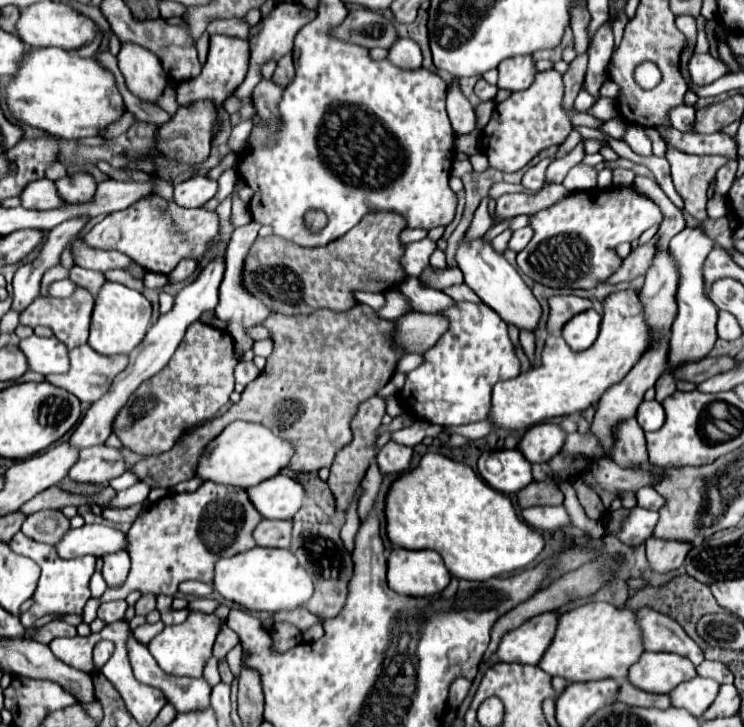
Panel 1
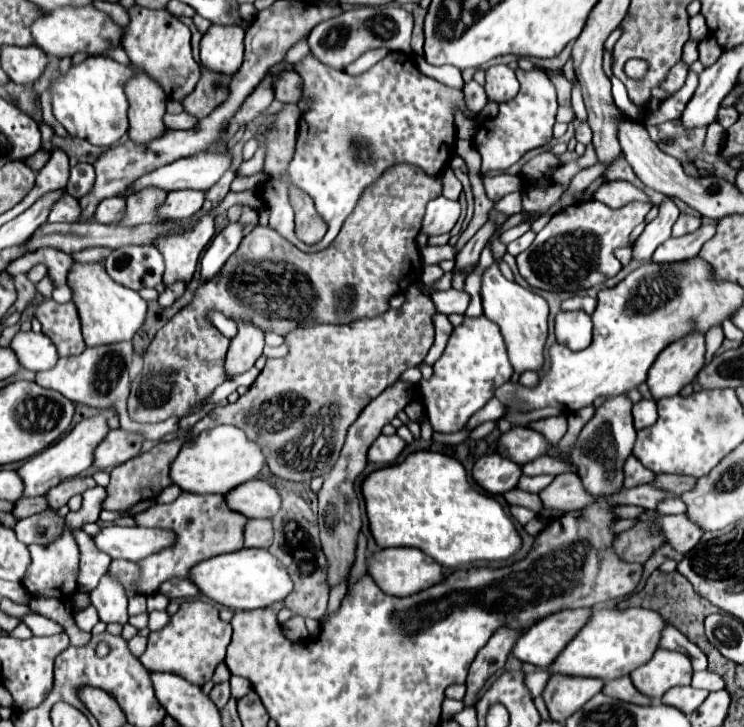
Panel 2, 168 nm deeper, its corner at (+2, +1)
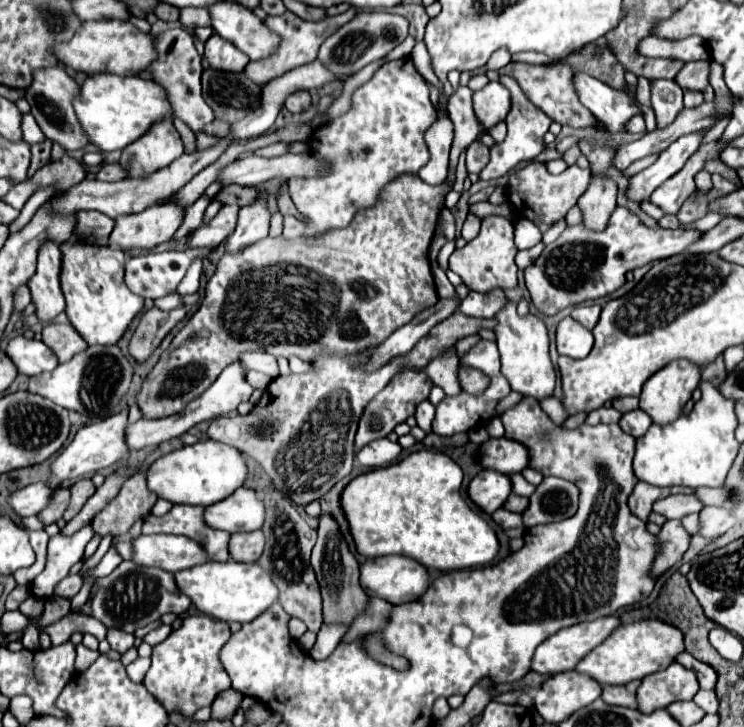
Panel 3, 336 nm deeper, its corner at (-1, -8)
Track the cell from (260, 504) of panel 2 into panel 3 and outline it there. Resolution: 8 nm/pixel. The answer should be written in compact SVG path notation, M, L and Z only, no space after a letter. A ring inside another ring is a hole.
M243 486L235 490L235 494L229 494L223 502L207 506L203 514L207 526L215 530L227 530L229 534L259 530L263 526L263 518L265 518L263 502L257 498L255 490Z

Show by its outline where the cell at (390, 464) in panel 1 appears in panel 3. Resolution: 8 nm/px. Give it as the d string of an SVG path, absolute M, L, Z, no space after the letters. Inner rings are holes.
M379 438L379 440L373 440L371 444L363 446L355 458L367 466L367 468L383 468L383 466L389 466L397 460L401 452L401 446L397 442L391 442L389 438Z

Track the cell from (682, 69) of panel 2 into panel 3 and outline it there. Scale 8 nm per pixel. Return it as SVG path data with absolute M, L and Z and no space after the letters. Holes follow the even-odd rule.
M655 80L651 86L651 102L657 116L657 128L669 126L679 110L683 110L683 90L673 80Z

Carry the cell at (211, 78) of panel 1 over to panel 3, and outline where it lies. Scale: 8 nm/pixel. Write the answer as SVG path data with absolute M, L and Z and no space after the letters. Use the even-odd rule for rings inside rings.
M213 34L205 42L205 58L209 60L211 68L225 72L243 72L249 64L249 58L219 34Z

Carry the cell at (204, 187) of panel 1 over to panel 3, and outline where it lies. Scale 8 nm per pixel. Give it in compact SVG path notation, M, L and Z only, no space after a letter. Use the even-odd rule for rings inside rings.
M157 204L139 214L119 216L115 222L115 230L109 236L113 248L121 248L123 252L153 250L171 240L183 222L183 210L173 204Z

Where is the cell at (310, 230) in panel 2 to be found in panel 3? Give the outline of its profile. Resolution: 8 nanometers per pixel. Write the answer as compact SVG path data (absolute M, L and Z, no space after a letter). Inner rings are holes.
M283 186L283 188L279 190L279 212L281 212L281 214L291 214L291 216L295 216L295 218L303 218L303 216L297 212L293 200L289 198L287 186Z

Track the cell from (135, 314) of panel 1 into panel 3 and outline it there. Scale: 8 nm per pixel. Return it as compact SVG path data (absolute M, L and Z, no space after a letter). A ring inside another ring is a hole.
M71 238L65 244L59 246L59 250L63 252L63 262L61 262L61 290L65 296L65 312L67 318L71 322L71 326L85 338L87 344L95 346L107 346L107 344L117 344L117 340L123 336L123 332L127 330L127 326L131 324L131 320L135 318L135 314L143 308L143 298L133 294L125 280L125 262L127 256L121 250L113 250L111 246L95 246L95 242L91 242L91 238Z

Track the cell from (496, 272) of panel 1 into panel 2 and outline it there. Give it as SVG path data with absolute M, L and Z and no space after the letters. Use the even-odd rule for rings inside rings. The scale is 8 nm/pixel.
M492 265L488 269L484 269L482 273L482 289L480 289L480 297L482 297L482 305L484 305L484 315L498 323L506 347L508 347L508 357L510 363L514 367L516 373L524 373L528 369L538 371L544 363L542 351L544 351L544 343L546 343L546 335L548 335L548 303L528 291L526 287L508 281L502 271L498 269L498 265Z

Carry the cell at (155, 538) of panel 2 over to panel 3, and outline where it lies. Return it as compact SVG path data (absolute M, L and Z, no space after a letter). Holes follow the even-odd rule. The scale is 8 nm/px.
M151 534L133 540L133 562L139 566L157 566L167 572L179 572L183 568L193 568L209 562L207 554L197 542L183 536Z

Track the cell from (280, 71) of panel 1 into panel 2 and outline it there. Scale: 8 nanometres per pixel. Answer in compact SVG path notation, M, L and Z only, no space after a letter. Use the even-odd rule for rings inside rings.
M294 69L282 71L274 81L274 99L282 103L298 103L302 93L302 79Z

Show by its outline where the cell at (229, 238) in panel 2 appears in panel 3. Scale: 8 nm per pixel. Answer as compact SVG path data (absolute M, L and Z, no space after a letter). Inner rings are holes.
M259 190L257 200L239 210L239 222L235 232L225 240L225 252L237 252L241 246L257 242L269 234L269 208L267 192Z

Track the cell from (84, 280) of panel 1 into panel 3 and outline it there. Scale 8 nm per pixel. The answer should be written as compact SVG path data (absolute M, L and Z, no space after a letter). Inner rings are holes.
M45 240L37 254L37 270L27 282L31 290L31 302L41 322L51 322L59 312L65 310L65 298L59 284L61 252L53 240Z

